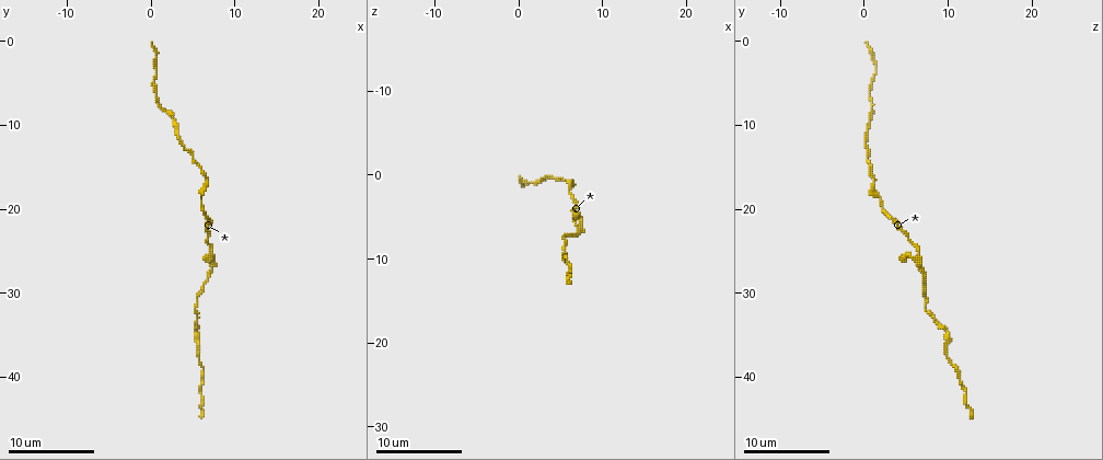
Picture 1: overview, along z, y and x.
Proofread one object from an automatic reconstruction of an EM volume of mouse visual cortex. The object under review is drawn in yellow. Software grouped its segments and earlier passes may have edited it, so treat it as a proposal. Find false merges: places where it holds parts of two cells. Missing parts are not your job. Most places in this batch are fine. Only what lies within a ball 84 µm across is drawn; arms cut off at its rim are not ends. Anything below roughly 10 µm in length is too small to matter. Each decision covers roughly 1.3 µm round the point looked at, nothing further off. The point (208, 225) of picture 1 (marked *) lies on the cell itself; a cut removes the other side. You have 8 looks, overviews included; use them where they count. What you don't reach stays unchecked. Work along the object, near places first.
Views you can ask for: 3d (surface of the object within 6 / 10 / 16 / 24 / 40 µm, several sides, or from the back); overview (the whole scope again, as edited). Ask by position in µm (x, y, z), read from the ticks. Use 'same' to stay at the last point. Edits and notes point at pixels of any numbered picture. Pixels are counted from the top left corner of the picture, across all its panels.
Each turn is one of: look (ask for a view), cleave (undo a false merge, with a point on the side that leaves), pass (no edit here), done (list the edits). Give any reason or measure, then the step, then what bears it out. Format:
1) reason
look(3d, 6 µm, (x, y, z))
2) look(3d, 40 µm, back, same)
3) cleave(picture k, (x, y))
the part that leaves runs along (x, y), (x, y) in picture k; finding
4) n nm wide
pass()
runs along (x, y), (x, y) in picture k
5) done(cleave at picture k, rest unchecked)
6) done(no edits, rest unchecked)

calibre changes
look(3d, 10 µm, (6.0, 18.4, 1.2))

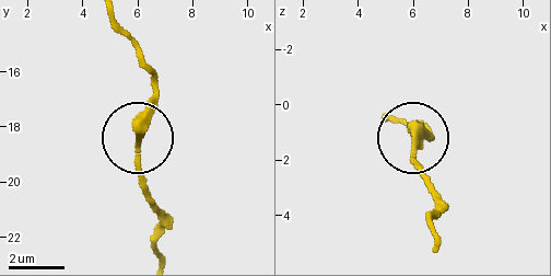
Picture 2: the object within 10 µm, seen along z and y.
pass()
runs along (159, 231), (138, 170), (138, 121), (152, 73) in picture 2; continuous, no second cell

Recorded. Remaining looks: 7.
calibre changes
look(3d, 6 µm, (7.2, 24.8, 6.2))

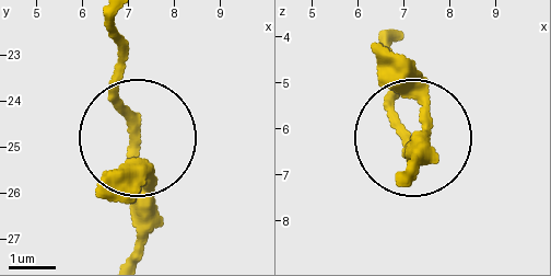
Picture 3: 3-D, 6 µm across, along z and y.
look(3d, 6 µm, back, same)

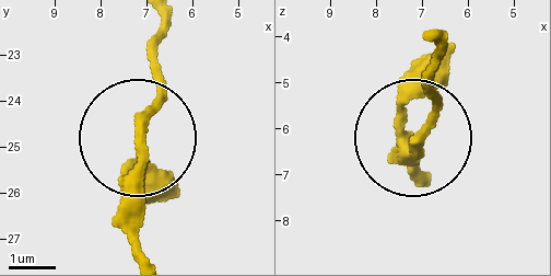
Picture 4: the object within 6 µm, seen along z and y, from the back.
210 nm wide
pass()
runs along (156, 27), (156, 98), (132, 145), (132, 246) in picture 4; continuous, no second cell

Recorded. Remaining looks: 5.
a narrow waist
look(3d, 6 µm, (5.4, 31.8, 7.6))

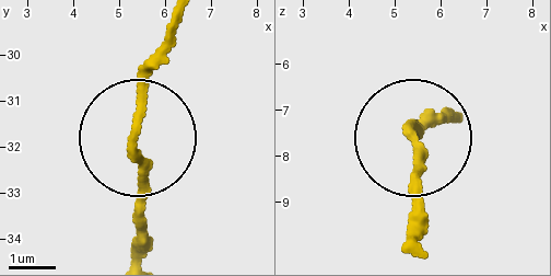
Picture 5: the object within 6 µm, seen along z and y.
look(3d, 6 µm, back, (5.35, 31.65, 7.25))

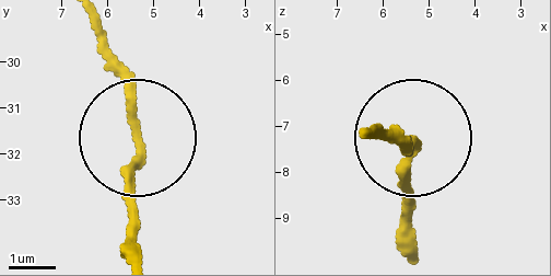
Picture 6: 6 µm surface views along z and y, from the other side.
pass()
runs along (366, 128), (418, 144), (406, 242) in picture 6; all the same cell

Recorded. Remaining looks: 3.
sudden change in width
look(3d, 10 µm, (5.2, 35.6, 9.8))

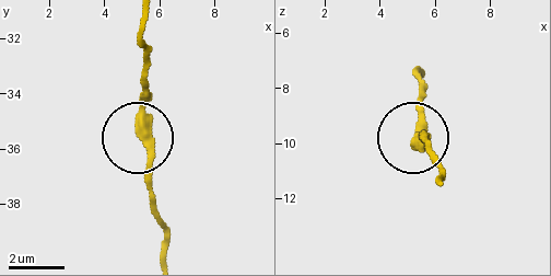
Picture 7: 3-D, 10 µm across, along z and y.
pass()
runs along (145, 21), (139, 42), (145, 62), (139, 134), (153, 209) in picture 7; continuous, no second cell

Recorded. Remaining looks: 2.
done(no edits, rest unchecked)

